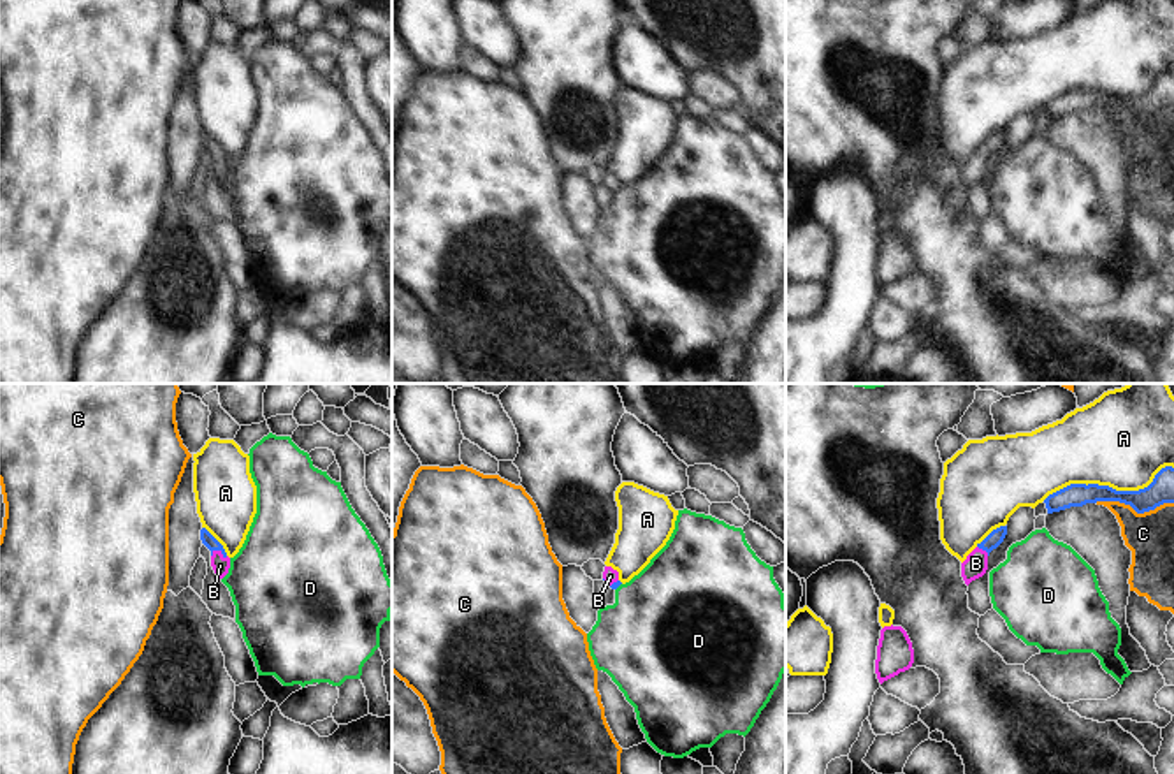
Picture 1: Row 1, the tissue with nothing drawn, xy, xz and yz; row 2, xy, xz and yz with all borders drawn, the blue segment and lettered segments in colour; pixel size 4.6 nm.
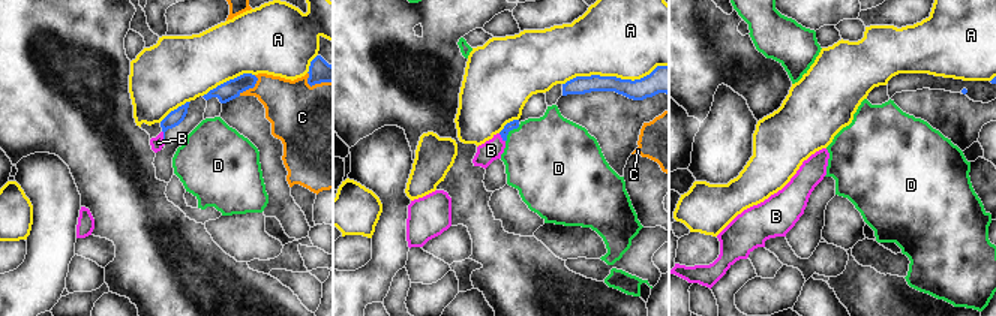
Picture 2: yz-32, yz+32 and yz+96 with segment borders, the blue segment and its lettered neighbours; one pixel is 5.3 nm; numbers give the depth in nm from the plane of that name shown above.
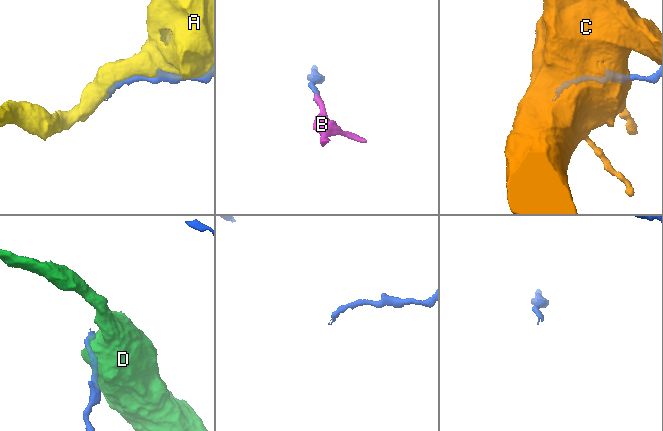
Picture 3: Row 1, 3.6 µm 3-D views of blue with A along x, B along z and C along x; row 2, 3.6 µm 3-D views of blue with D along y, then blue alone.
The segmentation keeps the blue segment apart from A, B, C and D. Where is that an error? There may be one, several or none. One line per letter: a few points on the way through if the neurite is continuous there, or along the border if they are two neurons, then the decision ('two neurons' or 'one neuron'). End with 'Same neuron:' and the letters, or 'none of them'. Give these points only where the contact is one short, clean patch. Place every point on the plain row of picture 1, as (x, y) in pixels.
A: two neurons
B: runs through xy (206, 143), (220, 155), (220, 171); one neuron
C: two neurons
D: border along xz (621, 189), (615, 196); two neurons
Same neuron: B

